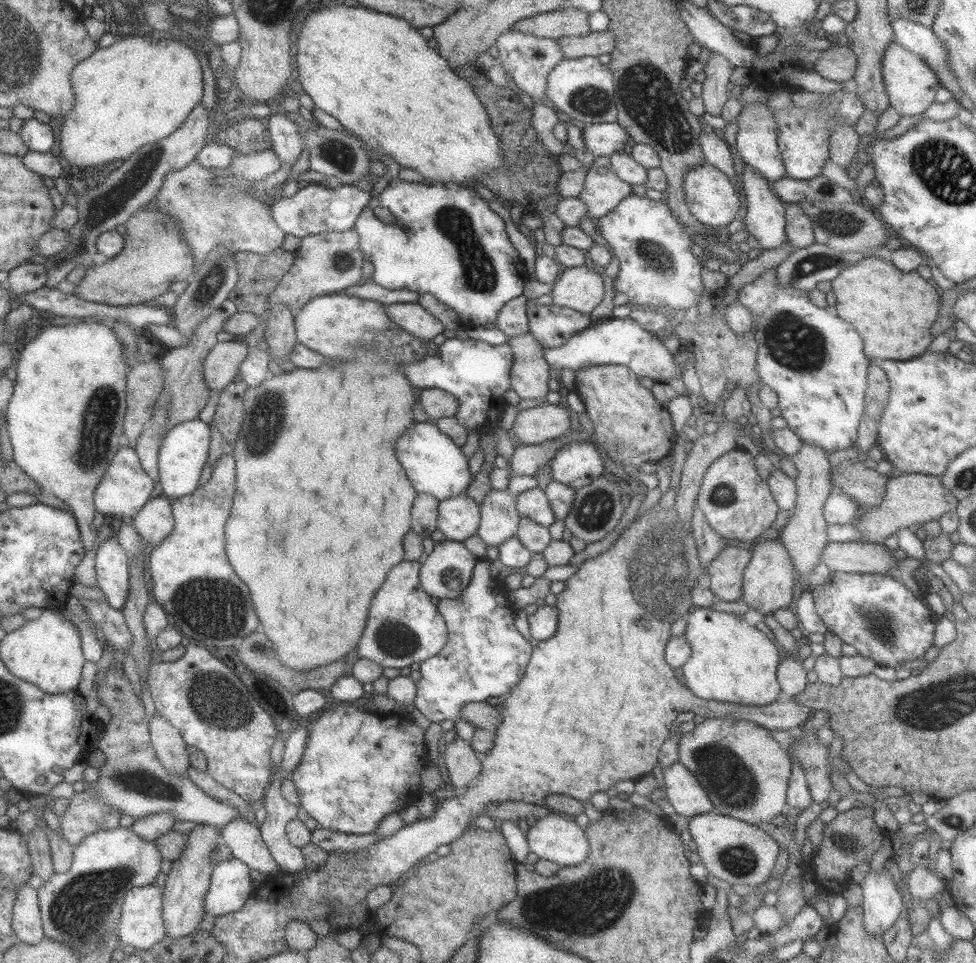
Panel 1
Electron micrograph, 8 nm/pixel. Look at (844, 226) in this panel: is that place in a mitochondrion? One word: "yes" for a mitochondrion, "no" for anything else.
yes

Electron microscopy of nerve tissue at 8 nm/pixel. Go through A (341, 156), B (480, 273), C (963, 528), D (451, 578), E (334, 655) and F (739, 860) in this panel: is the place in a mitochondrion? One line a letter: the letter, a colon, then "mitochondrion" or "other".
A: mitochondrion
B: mitochondrion
C: other
D: mitochondrion
E: other
F: mitochondrion

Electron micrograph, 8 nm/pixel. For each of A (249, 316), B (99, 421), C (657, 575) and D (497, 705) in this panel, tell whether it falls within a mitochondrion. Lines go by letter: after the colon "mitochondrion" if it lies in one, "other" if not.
A: other
B: mitochondrion
C: mitochondrion
D: other

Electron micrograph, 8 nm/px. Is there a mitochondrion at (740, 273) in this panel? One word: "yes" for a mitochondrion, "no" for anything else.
no

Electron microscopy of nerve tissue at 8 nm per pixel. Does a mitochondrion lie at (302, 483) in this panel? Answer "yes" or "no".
no

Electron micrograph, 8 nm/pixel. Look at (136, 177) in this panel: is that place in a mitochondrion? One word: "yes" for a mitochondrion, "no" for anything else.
yes

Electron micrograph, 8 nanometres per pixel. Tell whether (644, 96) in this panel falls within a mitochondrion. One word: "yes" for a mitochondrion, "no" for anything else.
yes

